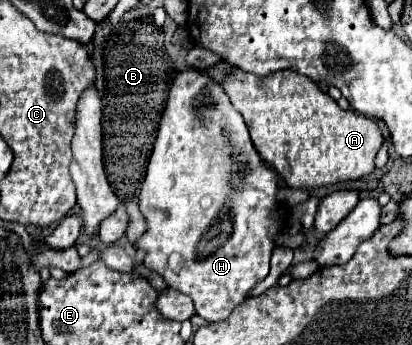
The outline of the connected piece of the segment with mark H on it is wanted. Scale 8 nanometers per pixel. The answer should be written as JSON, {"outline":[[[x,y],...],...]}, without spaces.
{"outline":[[[189,68],[179,72],[169,88],[147,176],[139,192],[139,208],[149,230],[135,246],[147,250],[145,266],[159,272],[169,288],[189,294],[197,314],[207,322],[229,318],[233,308],[247,298],[247,290],[269,274],[269,260],[275,248],[273,238],[283,234],[287,220],[275,194],[277,174],[261,160],[249,138],[243,116],[231,106],[221,84],[201,70]]]}

